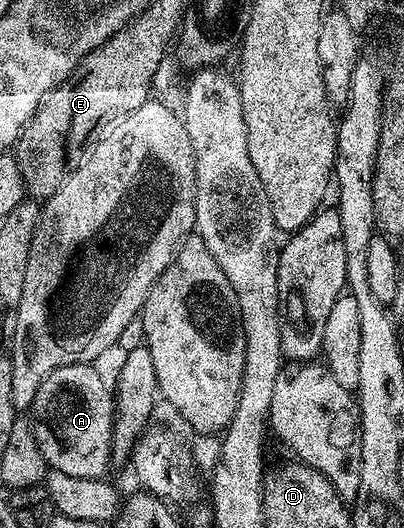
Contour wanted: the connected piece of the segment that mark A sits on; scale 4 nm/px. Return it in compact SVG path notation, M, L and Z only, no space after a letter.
M71 364L52 371L40 382L36 392L34 409L37 420L30 424L36 445L49 469L62 474L70 474L70 478L90 478L99 480L105 475L112 458L112 422L114 419L114 396L110 384L100 377L100 372L92 364Z

